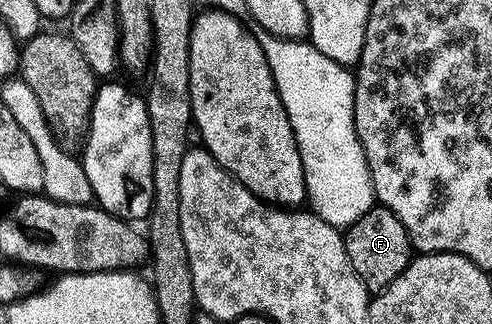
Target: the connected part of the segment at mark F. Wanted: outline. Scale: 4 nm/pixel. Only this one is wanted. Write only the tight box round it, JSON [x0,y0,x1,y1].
[344,205,415,293]

